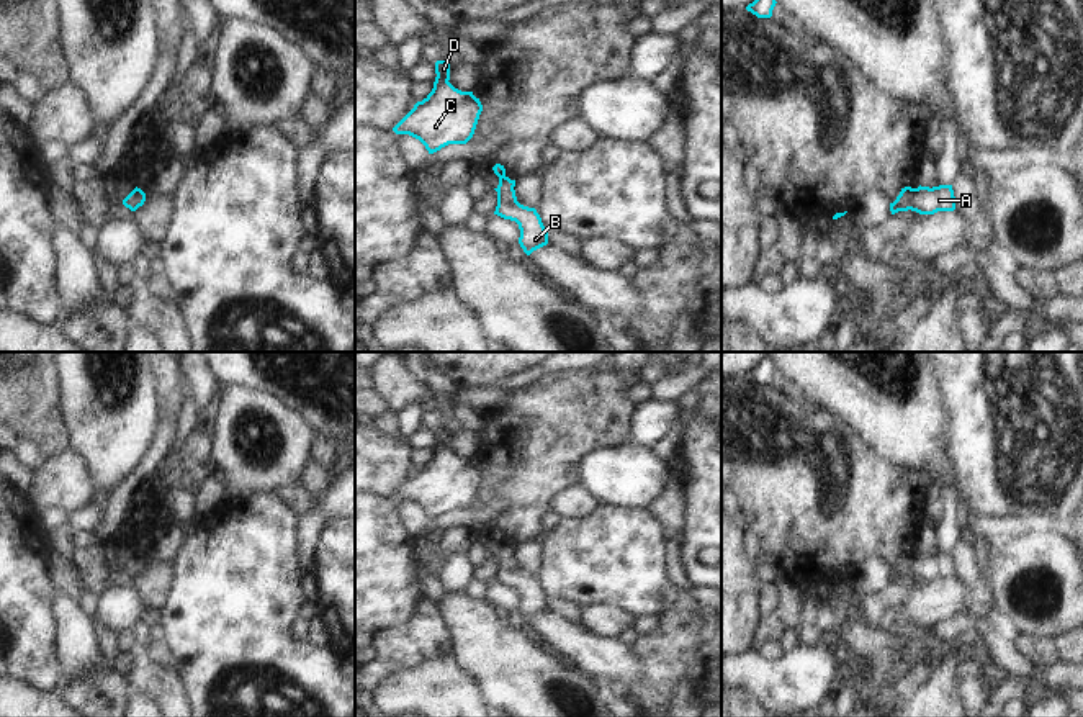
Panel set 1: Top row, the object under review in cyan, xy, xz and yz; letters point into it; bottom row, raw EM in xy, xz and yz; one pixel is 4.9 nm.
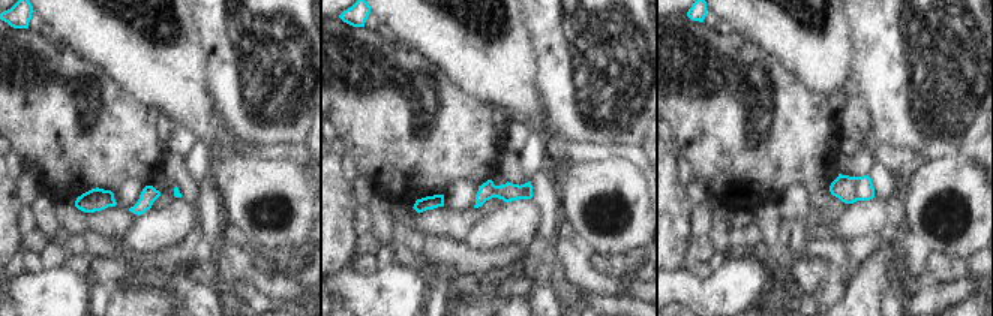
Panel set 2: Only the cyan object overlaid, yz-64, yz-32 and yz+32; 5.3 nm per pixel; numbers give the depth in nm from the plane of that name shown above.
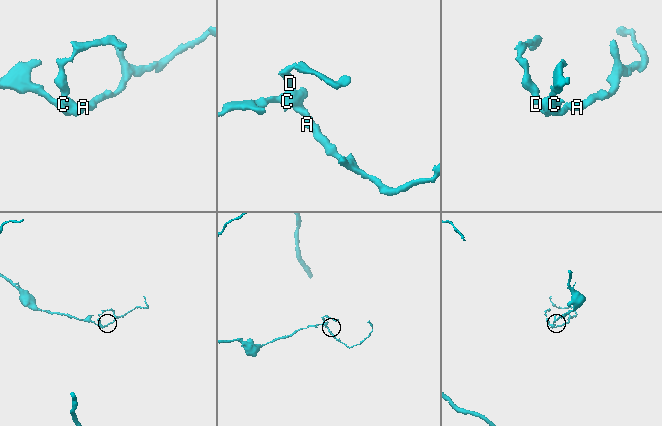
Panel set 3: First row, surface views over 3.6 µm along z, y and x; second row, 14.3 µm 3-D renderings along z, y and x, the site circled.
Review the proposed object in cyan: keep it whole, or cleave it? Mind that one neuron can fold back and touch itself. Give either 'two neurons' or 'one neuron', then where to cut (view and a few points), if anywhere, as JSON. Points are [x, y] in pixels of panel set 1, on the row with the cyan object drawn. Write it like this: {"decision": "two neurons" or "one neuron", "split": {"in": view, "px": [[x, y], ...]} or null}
{"decision": "one neuron", "split": null}

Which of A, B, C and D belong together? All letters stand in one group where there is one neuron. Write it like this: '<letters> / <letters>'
A B C D

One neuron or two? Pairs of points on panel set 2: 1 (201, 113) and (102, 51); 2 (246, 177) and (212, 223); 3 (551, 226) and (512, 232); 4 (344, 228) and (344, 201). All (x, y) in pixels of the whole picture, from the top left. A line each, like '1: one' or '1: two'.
1: one
2: two
3: two
4: one

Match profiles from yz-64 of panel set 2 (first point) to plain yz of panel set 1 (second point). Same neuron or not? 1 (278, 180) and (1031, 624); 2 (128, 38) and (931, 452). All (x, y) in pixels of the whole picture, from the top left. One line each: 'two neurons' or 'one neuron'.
1: one neuron
2: one neuron

